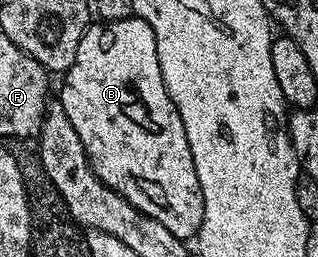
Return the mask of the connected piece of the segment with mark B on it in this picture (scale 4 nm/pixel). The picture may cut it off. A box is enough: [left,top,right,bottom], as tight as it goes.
[58,16,204,240]

